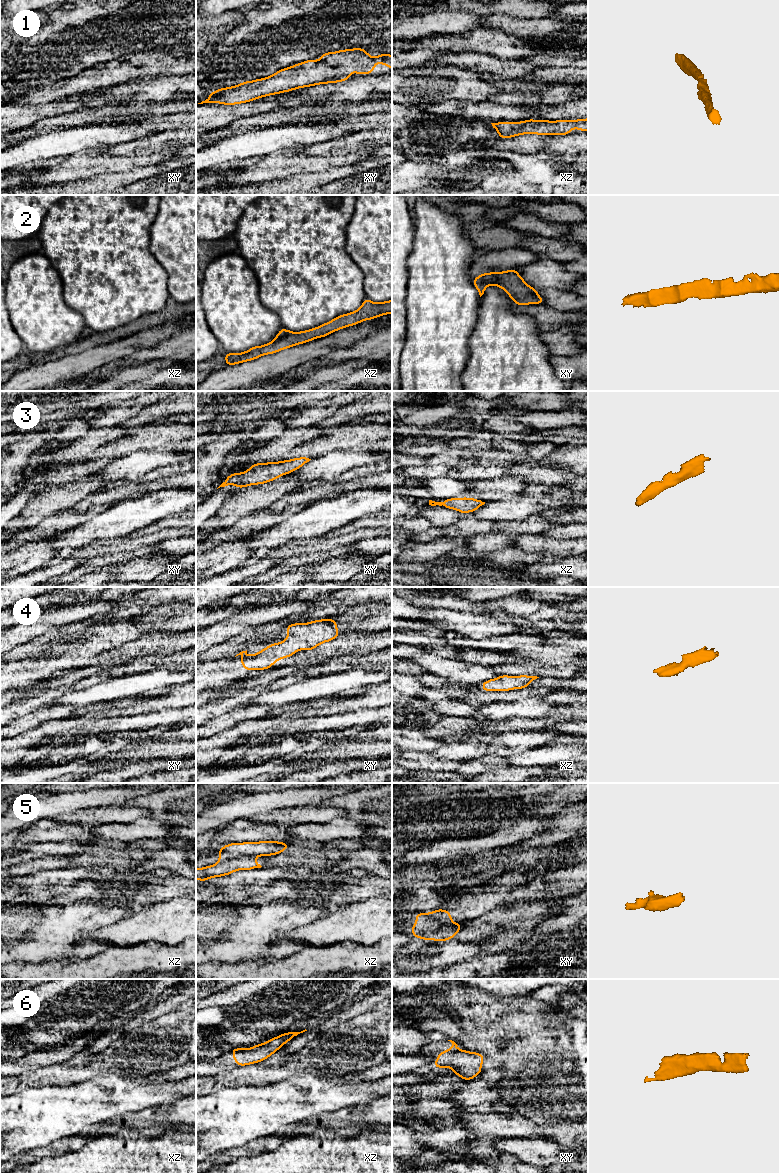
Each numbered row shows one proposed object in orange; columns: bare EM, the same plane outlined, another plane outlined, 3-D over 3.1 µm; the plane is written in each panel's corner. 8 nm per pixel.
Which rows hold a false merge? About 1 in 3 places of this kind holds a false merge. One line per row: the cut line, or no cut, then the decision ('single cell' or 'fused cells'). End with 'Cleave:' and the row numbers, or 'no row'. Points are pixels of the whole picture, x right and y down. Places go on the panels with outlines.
1: cut none; single cell
2: cut none; single cell
3: cut none; single cell
4: cut none; single cell
5: cut xz (255, 856), (241, 856), (219, 862); fused cells
6: cut none; single cell
Cleave: 5

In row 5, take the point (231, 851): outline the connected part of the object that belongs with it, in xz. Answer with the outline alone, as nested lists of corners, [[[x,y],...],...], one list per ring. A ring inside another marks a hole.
[[[260,841],[231,843],[218,850],[219,862],[238,859],[243,856],[271,856],[280,854],[289,847],[289,843],[278,841]]]

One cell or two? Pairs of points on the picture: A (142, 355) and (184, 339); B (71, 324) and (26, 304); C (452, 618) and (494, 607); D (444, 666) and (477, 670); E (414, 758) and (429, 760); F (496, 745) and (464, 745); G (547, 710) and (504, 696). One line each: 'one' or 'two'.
A: one
B: one
C: two
D: one
E: one
F: one
G: one

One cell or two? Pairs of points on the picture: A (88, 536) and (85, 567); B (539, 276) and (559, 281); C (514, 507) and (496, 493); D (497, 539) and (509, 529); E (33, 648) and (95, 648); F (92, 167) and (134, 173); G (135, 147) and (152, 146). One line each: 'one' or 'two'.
A: two
B: one
C: two
D: two
E: one
F: two
G: one

